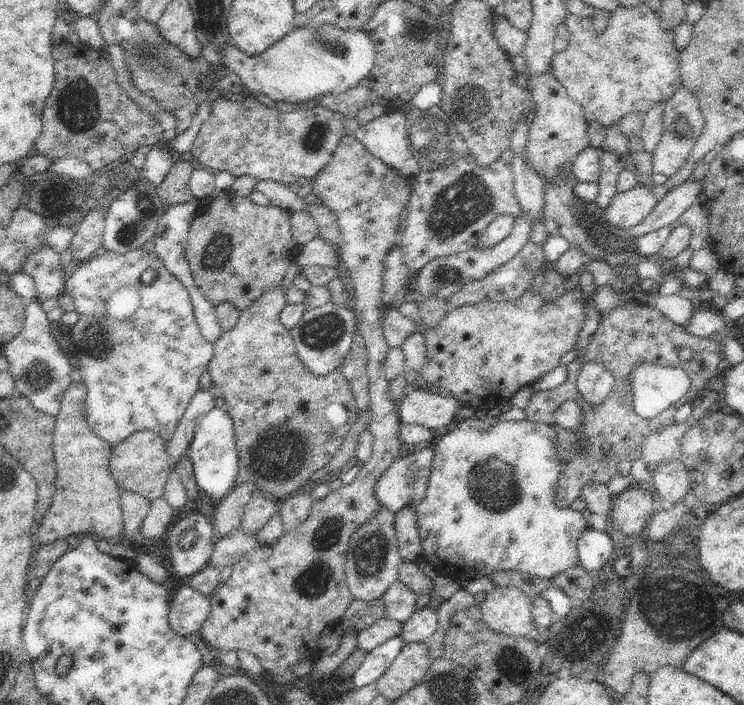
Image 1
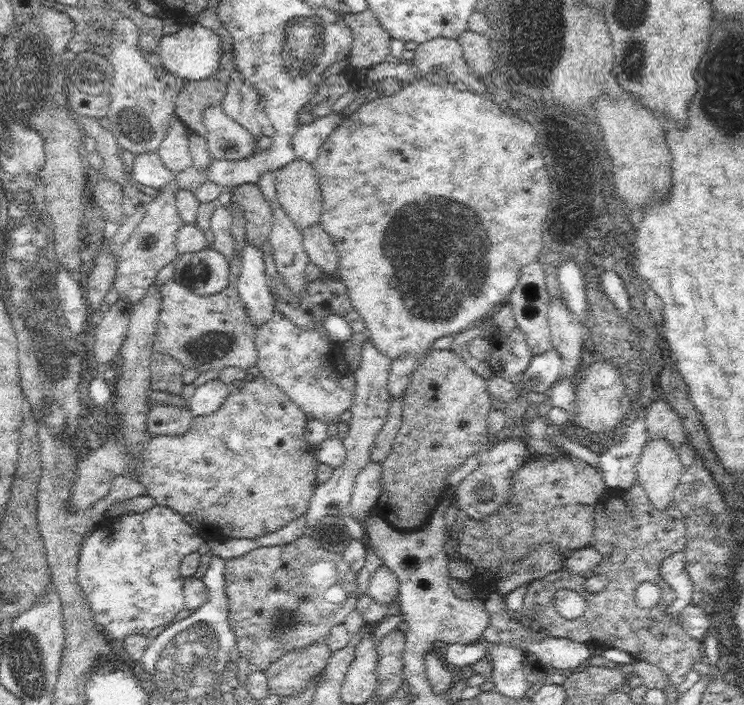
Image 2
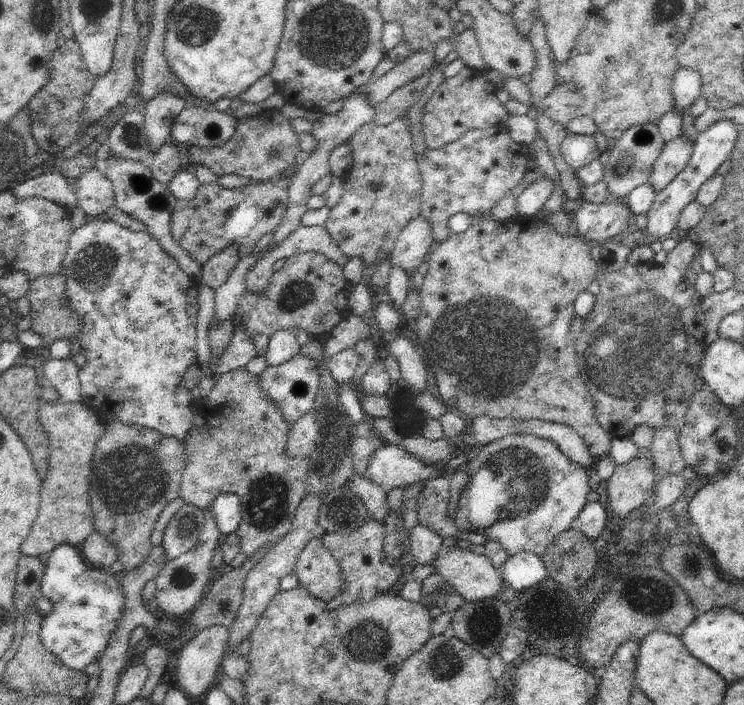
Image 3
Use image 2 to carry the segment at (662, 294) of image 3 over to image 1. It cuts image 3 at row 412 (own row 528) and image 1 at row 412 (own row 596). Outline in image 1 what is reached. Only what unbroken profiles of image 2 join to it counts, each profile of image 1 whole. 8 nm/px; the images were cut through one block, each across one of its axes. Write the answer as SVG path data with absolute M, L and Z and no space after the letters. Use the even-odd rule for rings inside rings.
M638 305L620 308L609 312L594 331L582 359L576 359L567 366L567 379L553 389L535 392L527 402L524 412L526 419L546 423L557 432L557 455L559 458L559 489L555 503L560 508L570 507L579 497L584 485L590 483L609 483L619 474L616 464L622 460L634 460L641 454L643 440L653 432L661 431L675 422L675 414L680 405L698 402L696 394L714 378L724 367L724 349L722 344L707 338L687 333L682 325L676 324L659 310ZM648 361L661 367L683 368L690 377L689 391L675 402L668 410L653 419L643 419L633 409L633 394L631 391L631 370L636 363ZM586 362L598 363L612 373L615 378L614 386L608 396L597 405L591 405L585 413L585 420L576 431L568 431L555 426L553 414L565 401L574 400L579 368ZM610 441L609 452L603 453L602 444ZM577 443L583 447L577 449Z

